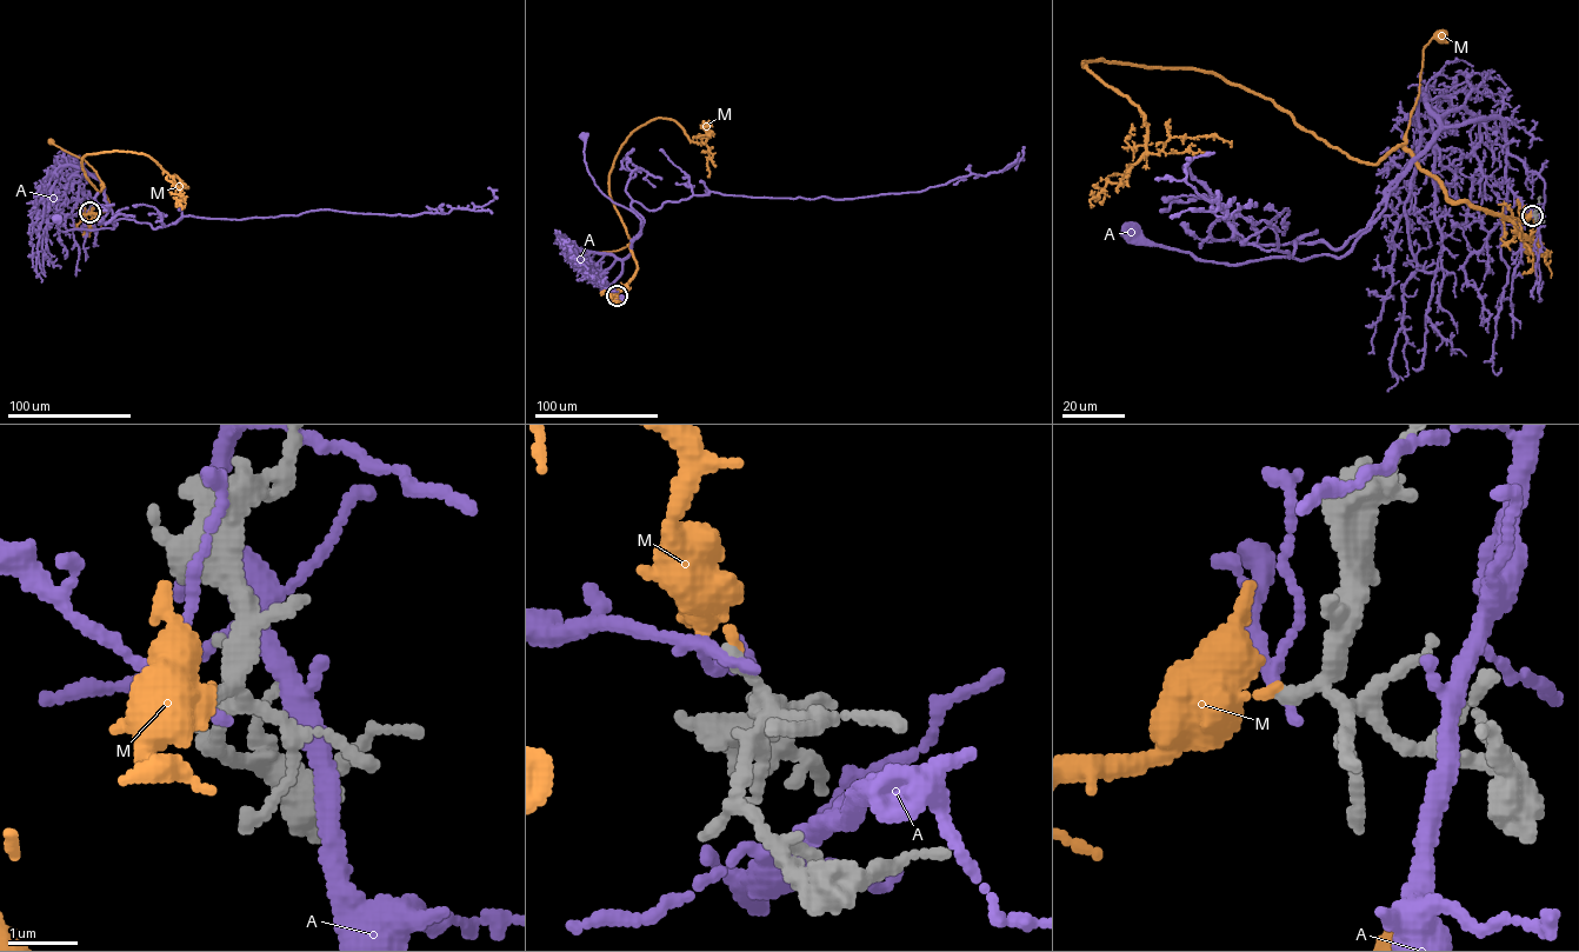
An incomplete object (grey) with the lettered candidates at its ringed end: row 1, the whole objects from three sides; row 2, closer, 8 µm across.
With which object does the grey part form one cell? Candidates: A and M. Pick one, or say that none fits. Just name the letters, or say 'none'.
none

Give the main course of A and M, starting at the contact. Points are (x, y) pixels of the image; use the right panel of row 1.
A: (1532, 217), (1507, 185), (1506, 126), (1478, 118), (1436, 135), (1345, 255), (1217, 264), (1126, 233)
M: (1532, 215), (1520, 220), (1492, 214), (1464, 201), (1452, 201), (1403, 144), (1417, 100), (1424, 48), (1440, 35)

